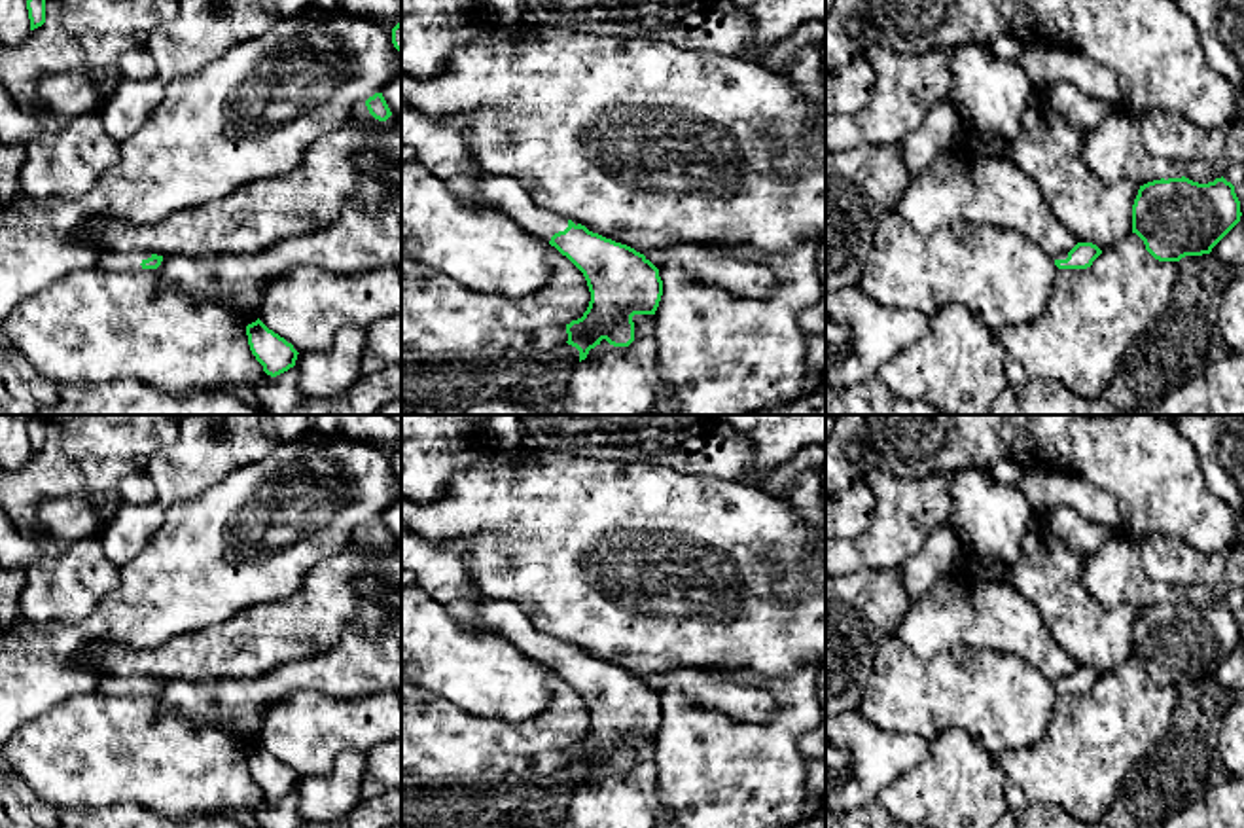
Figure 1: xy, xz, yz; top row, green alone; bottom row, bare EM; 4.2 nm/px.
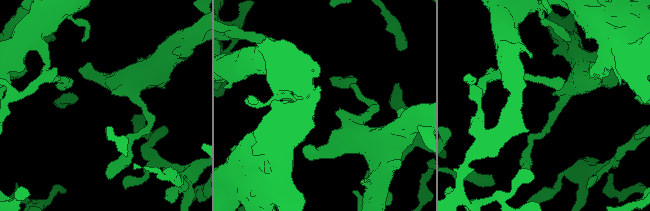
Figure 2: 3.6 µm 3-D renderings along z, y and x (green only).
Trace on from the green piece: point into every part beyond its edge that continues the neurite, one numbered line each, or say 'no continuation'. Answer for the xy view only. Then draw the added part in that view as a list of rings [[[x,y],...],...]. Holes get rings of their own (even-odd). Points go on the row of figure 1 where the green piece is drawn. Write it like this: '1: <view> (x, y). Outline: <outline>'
1: xy (360, 114). Outline: [[[358,102],[354,106],[354,112],[352,112],[350,119],[354,119],[356,123],[360,123],[367,131],[382,131],[382,129],[392,127],[396,123],[396,117],[394,116],[390,116],[386,121],[375,119],[369,114],[365,102]]]
2: xy (118, 262). Outline: [[[104,252],[97,263],[97,267],[106,269],[106,271],[138,271],[142,269],[142,261],[151,258],[151,254],[144,252]]]

